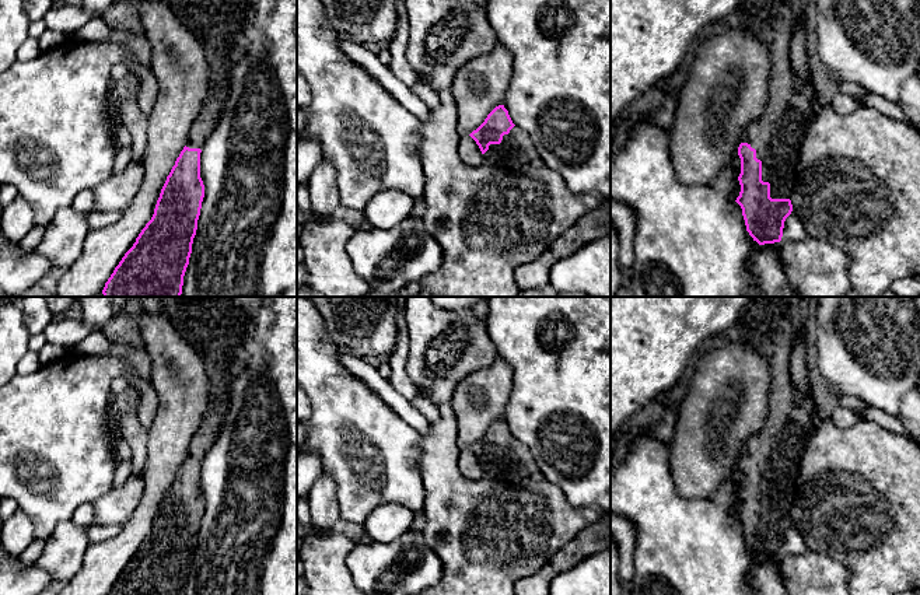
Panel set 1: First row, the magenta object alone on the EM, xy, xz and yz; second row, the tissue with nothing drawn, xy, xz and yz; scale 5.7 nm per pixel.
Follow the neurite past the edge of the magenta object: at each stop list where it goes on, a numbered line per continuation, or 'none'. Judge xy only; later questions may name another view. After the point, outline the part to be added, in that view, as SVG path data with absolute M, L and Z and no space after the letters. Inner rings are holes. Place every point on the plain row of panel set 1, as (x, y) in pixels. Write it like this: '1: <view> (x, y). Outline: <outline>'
1: xy (214, 326). Outline: M160 297L165 316L199 353L210 379L209 407L193 435L186 461L203 462L223 428L234 379L246 370L251 354L244 335L249 316L237 297Z

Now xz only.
1: xz (516, 465). Outline: M517 440L503 449L500 458L489 459L483 476L510 484L527 484L543 479L531 452Z

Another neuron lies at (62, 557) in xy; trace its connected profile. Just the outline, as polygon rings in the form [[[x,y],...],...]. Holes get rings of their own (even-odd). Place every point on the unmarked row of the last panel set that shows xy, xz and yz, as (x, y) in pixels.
[[[66,519],[55,528],[39,559],[29,566],[43,568],[53,581],[69,581],[83,567],[88,546],[87,528]]]

